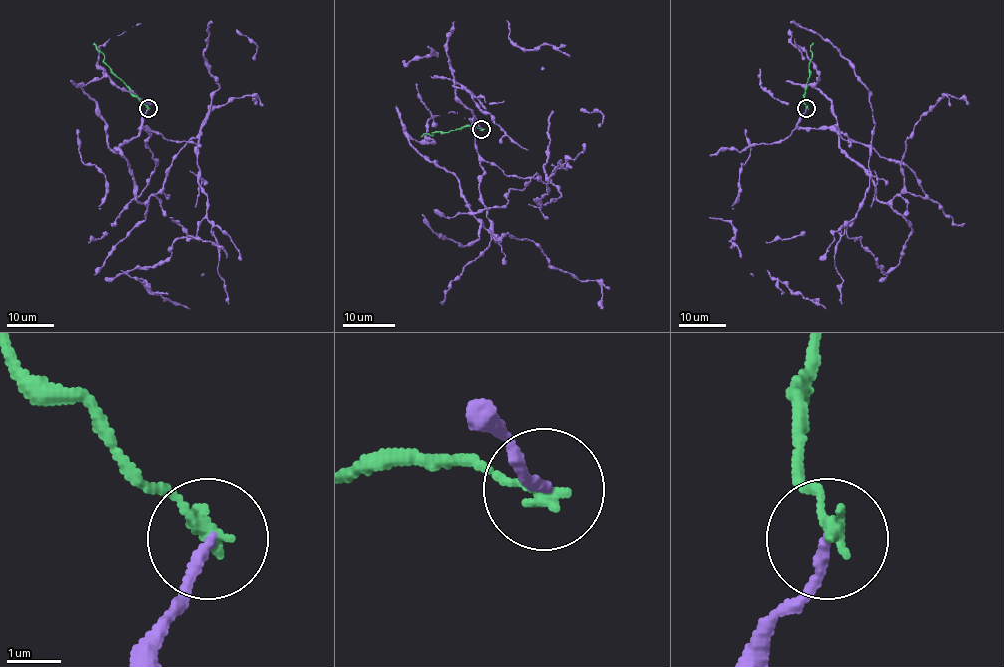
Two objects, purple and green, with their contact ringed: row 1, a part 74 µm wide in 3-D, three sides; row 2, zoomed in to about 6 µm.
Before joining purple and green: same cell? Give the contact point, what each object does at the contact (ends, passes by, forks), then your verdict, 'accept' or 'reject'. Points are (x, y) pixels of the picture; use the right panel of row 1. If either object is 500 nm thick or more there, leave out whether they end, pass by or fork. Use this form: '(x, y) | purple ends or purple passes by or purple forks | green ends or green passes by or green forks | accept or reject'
(806, 108) | purple ends | green ends | reject

